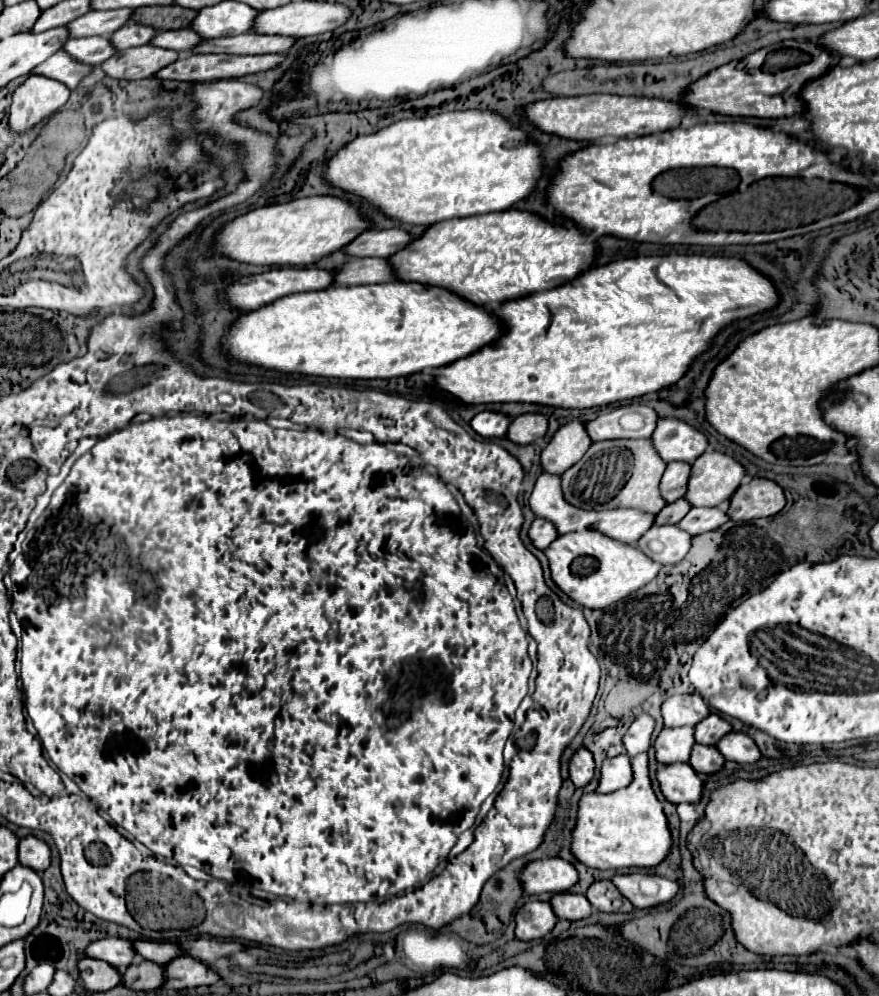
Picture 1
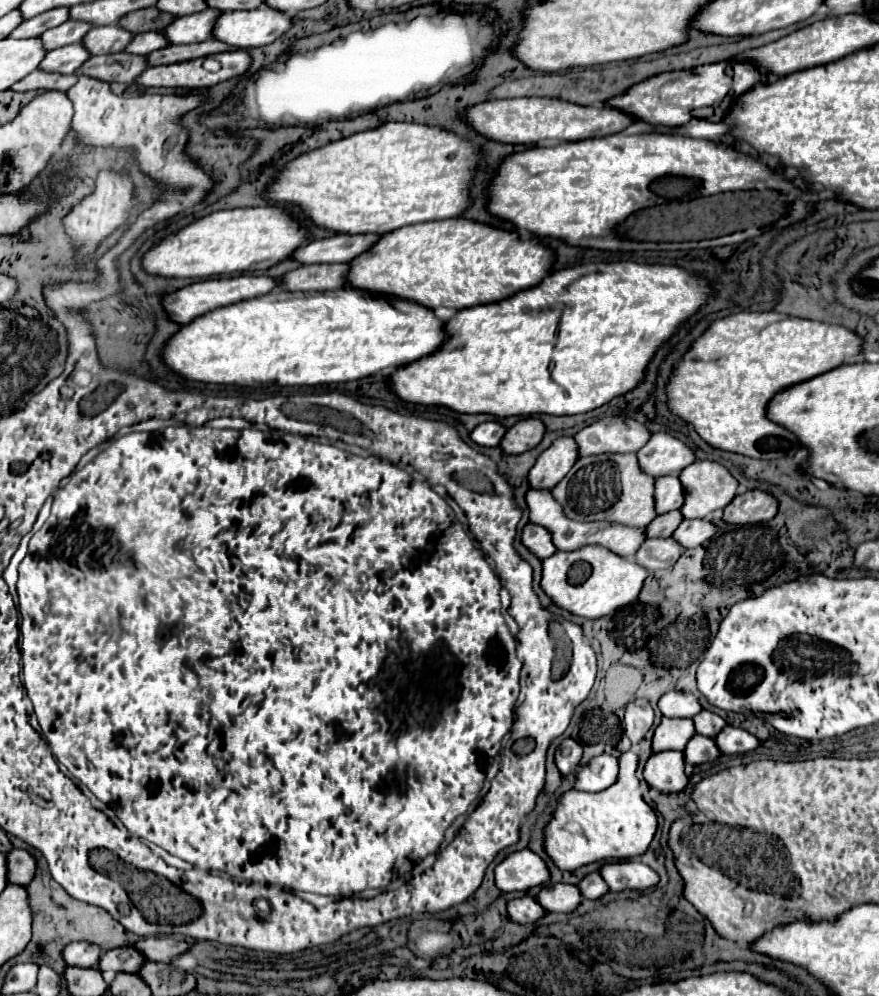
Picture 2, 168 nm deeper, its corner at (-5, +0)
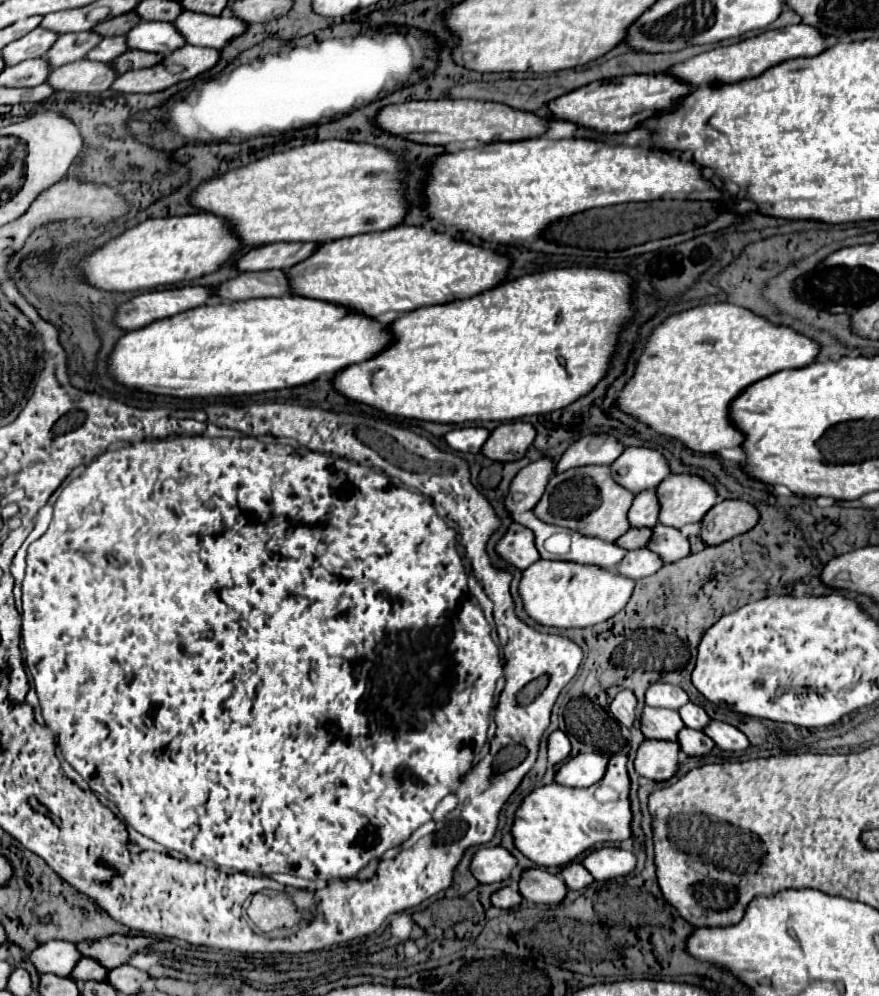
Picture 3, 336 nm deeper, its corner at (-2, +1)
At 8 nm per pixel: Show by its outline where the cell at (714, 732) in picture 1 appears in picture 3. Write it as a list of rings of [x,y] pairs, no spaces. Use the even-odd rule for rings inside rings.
[[[687,702],[685,706],[679,708],[679,716],[683,720],[683,724],[687,728],[693,728],[693,730],[703,730],[707,724],[709,724],[709,716],[705,714],[705,710],[693,702]]]

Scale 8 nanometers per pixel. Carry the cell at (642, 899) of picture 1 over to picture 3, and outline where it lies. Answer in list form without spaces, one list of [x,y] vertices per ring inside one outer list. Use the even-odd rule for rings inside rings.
[[[603,846],[593,850],[589,856],[585,856],[581,864],[589,870],[589,874],[595,880],[605,882],[629,874],[635,868],[635,856],[623,848]]]

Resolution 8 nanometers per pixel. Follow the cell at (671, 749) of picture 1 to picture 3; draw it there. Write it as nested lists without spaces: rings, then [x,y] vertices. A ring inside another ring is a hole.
[[[645,706],[641,712],[641,732],[651,740],[677,740],[679,730],[685,724],[677,710],[669,708],[651,708]]]

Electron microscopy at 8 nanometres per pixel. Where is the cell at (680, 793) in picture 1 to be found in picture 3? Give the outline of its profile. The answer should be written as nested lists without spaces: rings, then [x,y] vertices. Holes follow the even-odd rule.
[[[643,740],[637,750],[635,770],[643,778],[649,778],[655,782],[665,782],[677,770],[677,754],[679,754],[677,742]]]

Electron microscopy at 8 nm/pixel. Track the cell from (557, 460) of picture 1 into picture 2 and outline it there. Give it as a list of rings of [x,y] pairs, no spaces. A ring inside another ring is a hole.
[[[558,437],[536,461],[528,473],[530,487],[552,489],[578,461],[578,445],[574,437]]]

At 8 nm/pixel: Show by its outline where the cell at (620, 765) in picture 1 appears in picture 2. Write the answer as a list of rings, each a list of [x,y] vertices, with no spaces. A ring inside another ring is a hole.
[[[600,755],[594,757],[588,763],[588,767],[582,767],[578,771],[576,789],[598,793],[616,781],[618,781],[618,759],[612,755]]]

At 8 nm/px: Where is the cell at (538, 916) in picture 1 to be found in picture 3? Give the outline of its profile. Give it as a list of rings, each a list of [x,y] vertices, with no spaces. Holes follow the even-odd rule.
[[[499,888],[497,892],[491,894],[491,904],[497,906],[497,908],[503,908],[503,910],[509,910],[513,906],[517,906],[521,902],[521,894],[515,890],[515,888]]]

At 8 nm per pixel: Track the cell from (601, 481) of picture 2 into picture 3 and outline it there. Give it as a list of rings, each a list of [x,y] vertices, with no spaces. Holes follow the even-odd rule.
[[[581,466],[555,474],[547,484],[545,494],[533,508],[533,514],[547,524],[563,526],[593,538],[603,538],[605,542],[615,542],[631,528],[627,522],[627,510],[633,498],[635,496],[629,490],[611,480],[609,466]]]

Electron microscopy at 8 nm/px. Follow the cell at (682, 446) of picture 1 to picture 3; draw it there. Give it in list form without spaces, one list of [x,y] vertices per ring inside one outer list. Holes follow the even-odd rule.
[[[637,446],[623,450],[623,454],[609,464],[609,468],[615,482],[633,494],[655,490],[659,482],[671,474],[667,460],[659,452]]]

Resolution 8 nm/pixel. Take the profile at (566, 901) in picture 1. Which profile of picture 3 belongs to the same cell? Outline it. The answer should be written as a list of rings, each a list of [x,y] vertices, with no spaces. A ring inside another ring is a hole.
[[[527,868],[521,872],[519,892],[525,900],[535,904],[559,904],[567,894],[567,886],[547,870]]]

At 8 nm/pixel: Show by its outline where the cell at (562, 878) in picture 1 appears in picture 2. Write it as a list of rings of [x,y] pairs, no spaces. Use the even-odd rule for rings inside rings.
[[[522,849],[508,855],[496,867],[496,887],[504,893],[528,891],[532,887],[542,887],[548,881],[550,881],[548,865],[530,849]]]

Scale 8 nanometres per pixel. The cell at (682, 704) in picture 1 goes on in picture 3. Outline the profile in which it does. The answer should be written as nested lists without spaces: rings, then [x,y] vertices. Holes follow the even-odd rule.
[[[657,682],[657,684],[651,684],[645,692],[645,704],[647,706],[679,710],[687,702],[689,702],[689,696],[685,694],[685,690],[681,690],[679,686],[673,686],[673,684]]]

